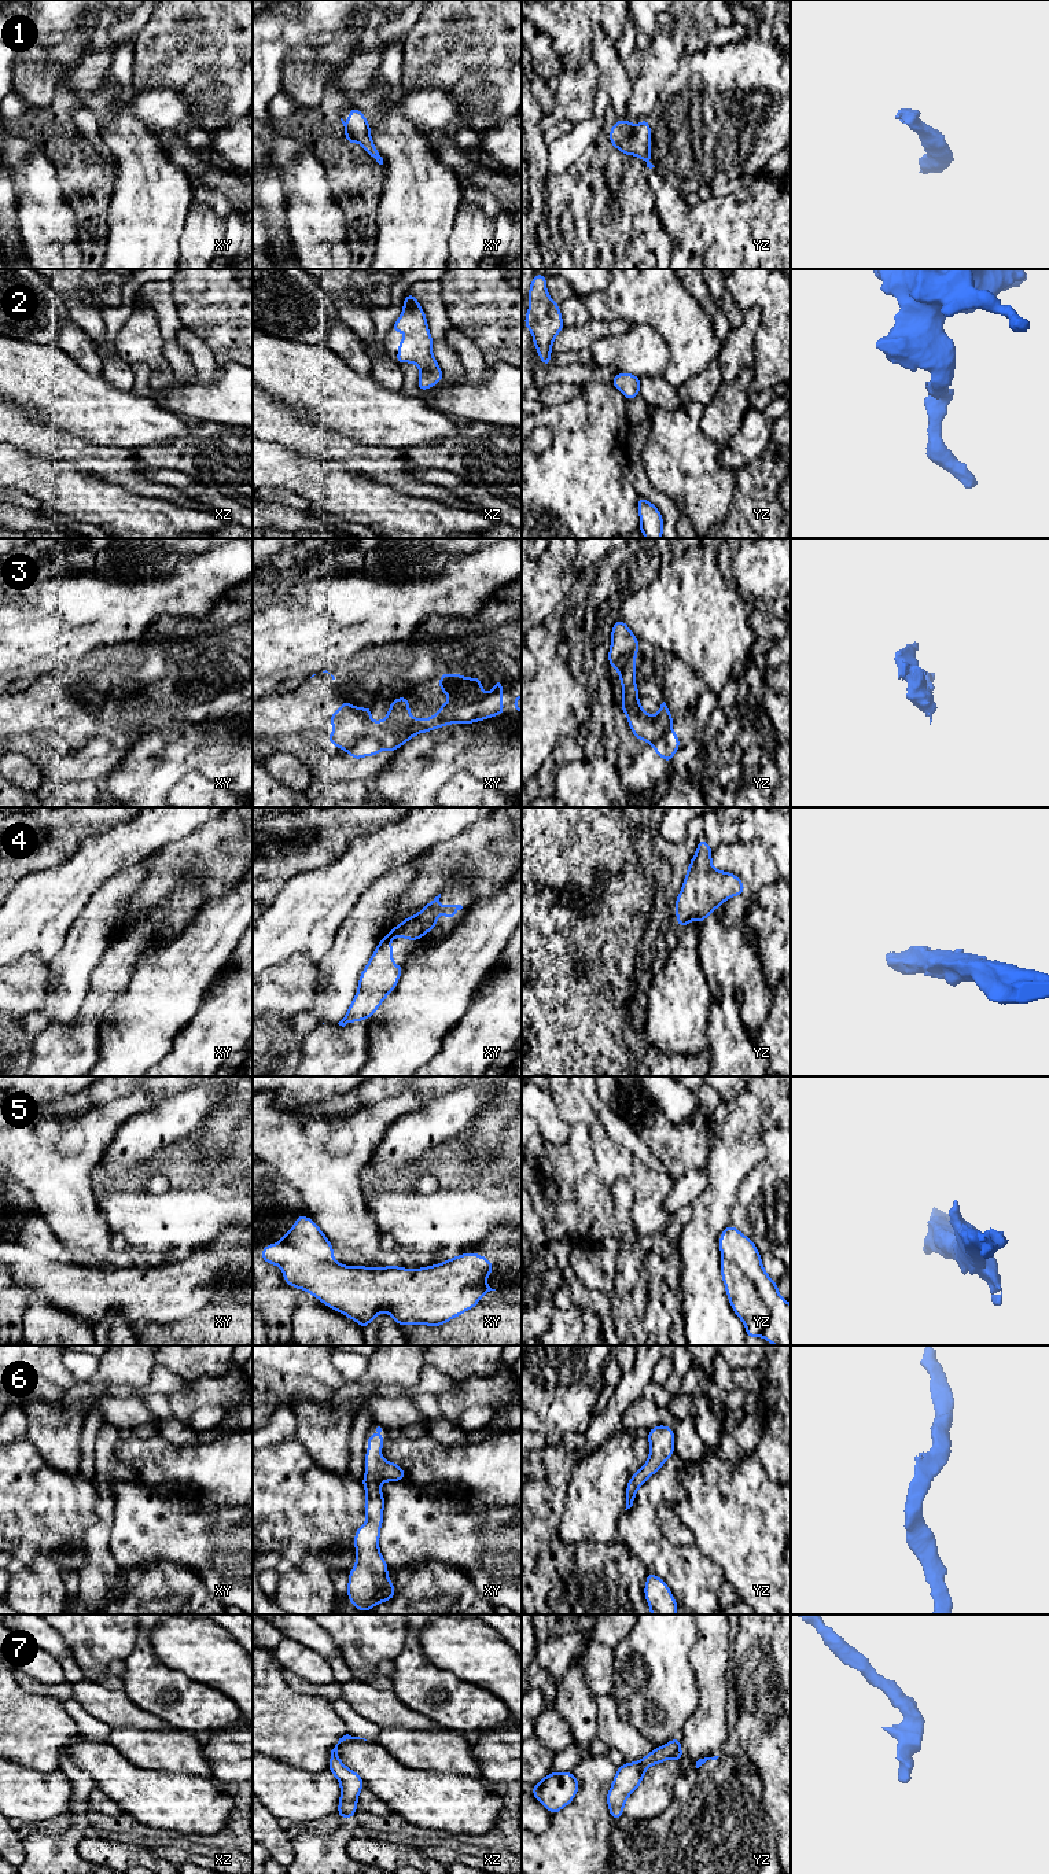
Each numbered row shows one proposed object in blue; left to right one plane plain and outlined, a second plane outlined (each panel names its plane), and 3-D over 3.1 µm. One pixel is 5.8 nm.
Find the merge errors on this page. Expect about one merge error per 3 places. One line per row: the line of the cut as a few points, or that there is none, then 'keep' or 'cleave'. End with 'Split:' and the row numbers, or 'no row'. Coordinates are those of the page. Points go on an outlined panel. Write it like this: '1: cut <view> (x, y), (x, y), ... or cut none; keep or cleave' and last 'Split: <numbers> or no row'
1: cut none; keep
2: cut none; keep
3: cut xy (383, 747), (372, 737), (361, 737), (343, 748); cleave
4: cut none; keep
5: cut yz (722, 1256), (751, 1281), (766, 1307), (769, 1321), (762, 1335); cleave
6: cut none; keep
7: cut none; keep
Split: 3, 5

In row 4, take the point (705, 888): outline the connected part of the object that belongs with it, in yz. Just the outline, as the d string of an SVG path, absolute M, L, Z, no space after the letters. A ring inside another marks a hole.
M700 839L676 899L680 927L685 928L693 918L703 924L704 918L726 899L746 894L744 884L736 875L713 868L711 855L707 840Z

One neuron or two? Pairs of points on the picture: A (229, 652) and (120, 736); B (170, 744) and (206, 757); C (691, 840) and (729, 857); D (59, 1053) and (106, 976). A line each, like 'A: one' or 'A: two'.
A: one
B: one
C: two
D: one

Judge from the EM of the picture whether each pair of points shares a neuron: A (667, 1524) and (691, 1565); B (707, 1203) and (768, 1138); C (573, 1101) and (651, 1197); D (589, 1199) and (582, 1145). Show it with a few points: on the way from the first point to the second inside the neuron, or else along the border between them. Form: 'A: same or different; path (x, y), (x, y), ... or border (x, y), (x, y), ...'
A: different; border (658, 1521), (659, 1531), (673, 1543), (694, 1545)
B: different; border (764, 1131), (765, 1159), (748, 1173)
C: same; path (595, 1125), (600, 1141), (633, 1174)
D: same; path (582, 1185), (582, 1159)

